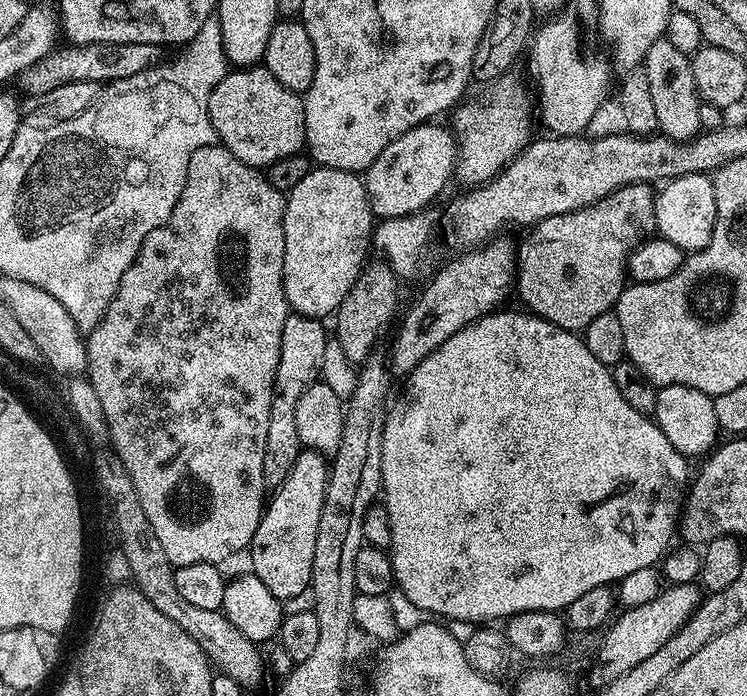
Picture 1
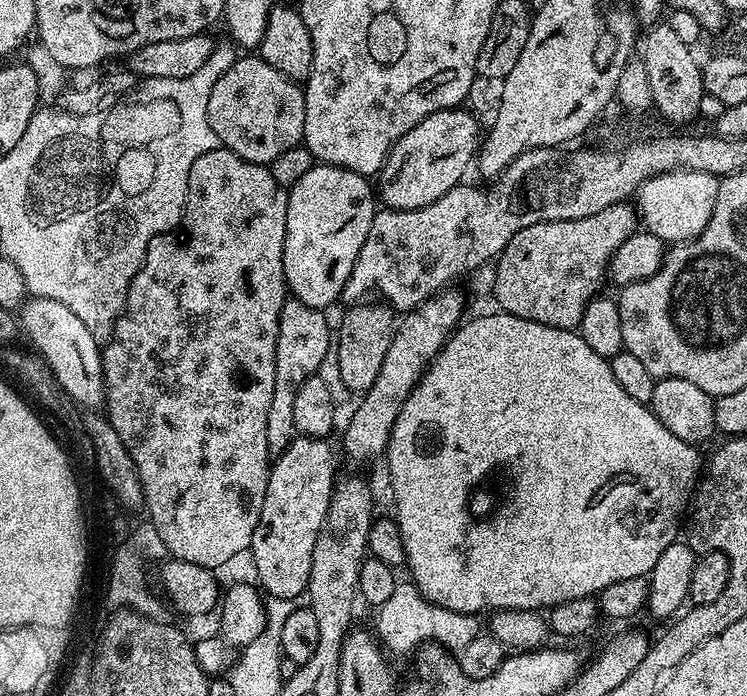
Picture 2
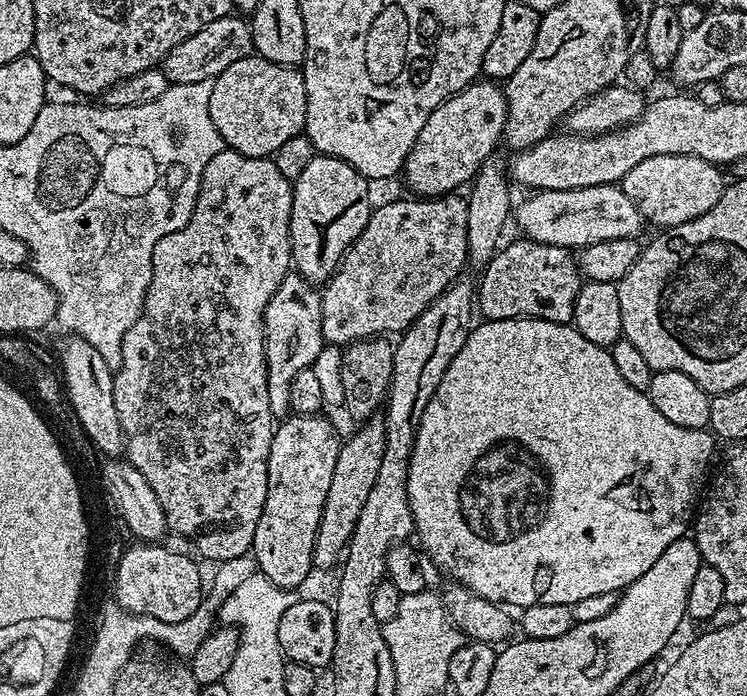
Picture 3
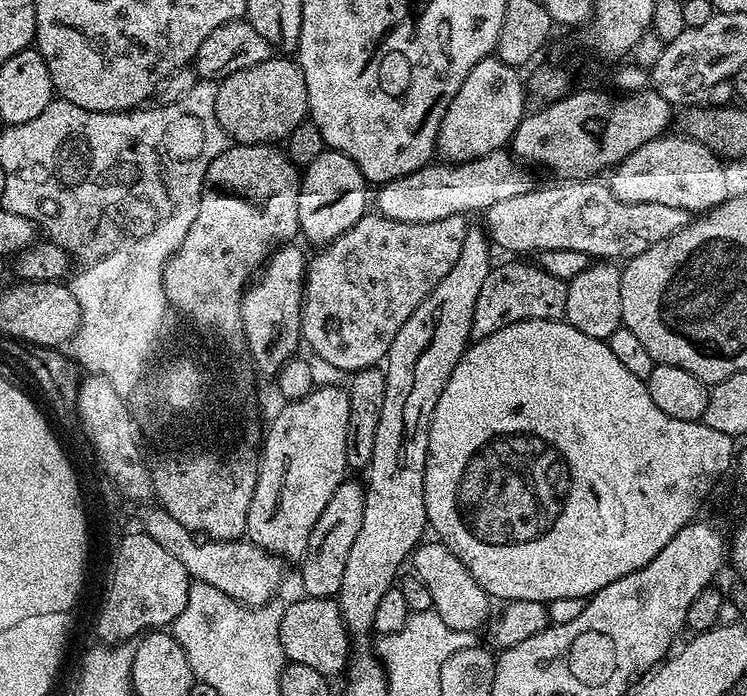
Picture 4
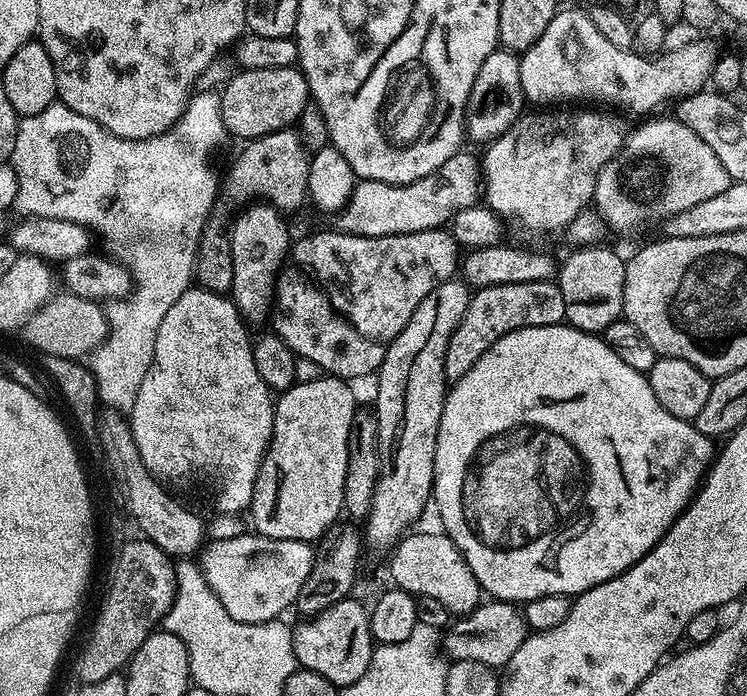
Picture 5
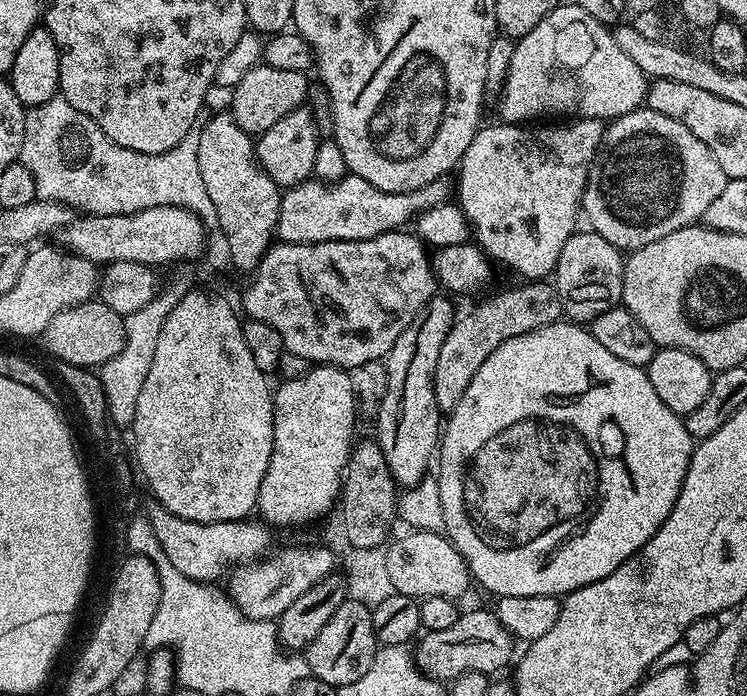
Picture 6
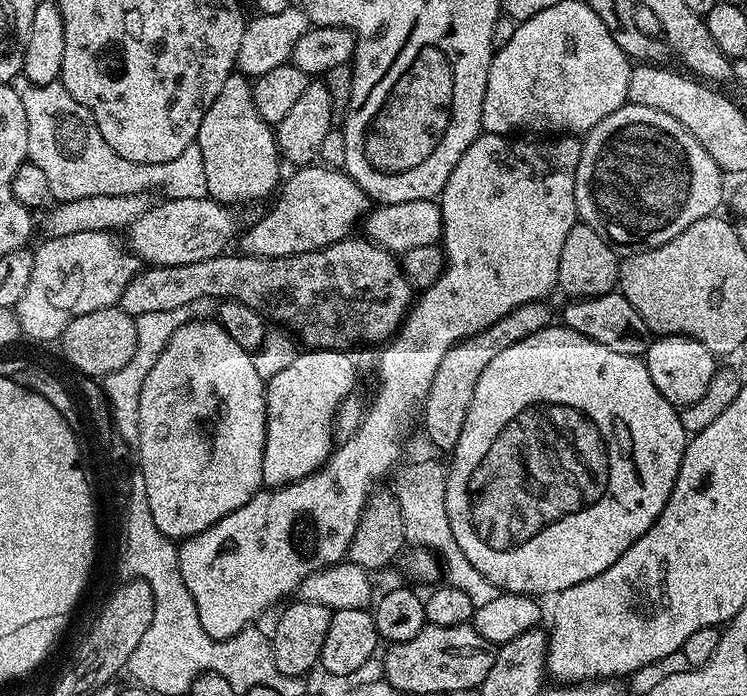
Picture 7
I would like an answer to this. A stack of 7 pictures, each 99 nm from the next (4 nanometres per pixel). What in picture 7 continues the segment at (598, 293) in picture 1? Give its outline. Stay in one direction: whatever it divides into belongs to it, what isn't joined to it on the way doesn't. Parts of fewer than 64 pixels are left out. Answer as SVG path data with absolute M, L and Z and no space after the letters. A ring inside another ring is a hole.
M531 300L498 318L486 330L468 340L462 340L444 355L434 382L430 382L430 390L424 395L422 405L422 422L428 440L444 454L451 453L458 446L458 437L462 435L462 426L466 422L466 414L470 410L470 398L474 398L474 386L478 386L478 378L482 378L482 370L494 358L494 354L502 354L506 346L514 346L514 342L522 342L522 338L530 338L530 334L538 334L538 330L549 327L553 323L552 312L544 300Z

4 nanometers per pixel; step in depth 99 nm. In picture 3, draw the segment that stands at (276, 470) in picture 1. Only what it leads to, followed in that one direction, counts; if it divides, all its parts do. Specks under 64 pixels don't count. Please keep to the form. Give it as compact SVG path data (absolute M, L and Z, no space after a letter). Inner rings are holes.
M290 274L274 290L264 311L266 346L266 391L270 394L273 417L284 418L290 412L290 382L302 370L312 367L314 358L326 347L322 334L321 293L305 276Z

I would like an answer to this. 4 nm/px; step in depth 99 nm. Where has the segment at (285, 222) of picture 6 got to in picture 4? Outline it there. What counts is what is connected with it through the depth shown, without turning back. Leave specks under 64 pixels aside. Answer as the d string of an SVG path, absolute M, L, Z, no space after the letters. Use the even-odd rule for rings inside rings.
M508 150L491 152L461 164L430 162L425 168L379 185L374 192L374 208L379 215L396 222L423 224L438 222L438 218L464 216L468 212L480 214L494 206L494 202L532 191L534 181L527 171L531 172Z

